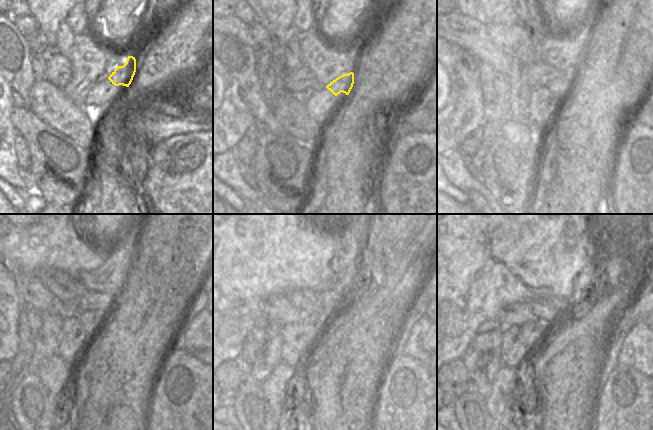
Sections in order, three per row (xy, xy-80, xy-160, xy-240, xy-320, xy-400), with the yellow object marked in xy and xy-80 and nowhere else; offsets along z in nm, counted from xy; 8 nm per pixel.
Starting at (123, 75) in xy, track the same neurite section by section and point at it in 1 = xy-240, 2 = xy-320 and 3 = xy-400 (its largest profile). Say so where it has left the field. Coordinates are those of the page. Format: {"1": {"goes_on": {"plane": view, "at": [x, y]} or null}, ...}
{"1": {"goes_on": {"plane": "xy-240", "at": [91, 320]}}, "2": {"goes_on": {"plane": "xy-320", "at": [312, 325]}}, "3": {"goes_on": {"plane": "xy-400", "at": [532, 332]}}}

